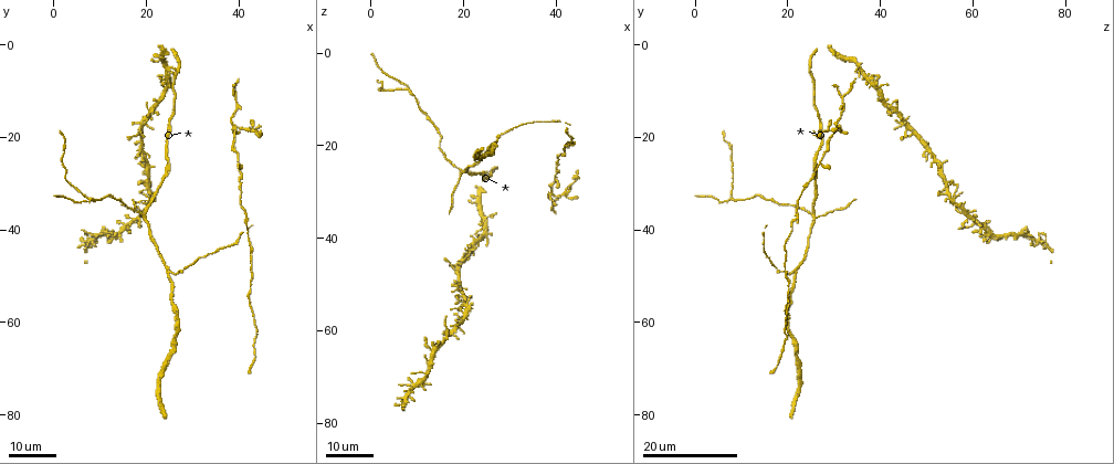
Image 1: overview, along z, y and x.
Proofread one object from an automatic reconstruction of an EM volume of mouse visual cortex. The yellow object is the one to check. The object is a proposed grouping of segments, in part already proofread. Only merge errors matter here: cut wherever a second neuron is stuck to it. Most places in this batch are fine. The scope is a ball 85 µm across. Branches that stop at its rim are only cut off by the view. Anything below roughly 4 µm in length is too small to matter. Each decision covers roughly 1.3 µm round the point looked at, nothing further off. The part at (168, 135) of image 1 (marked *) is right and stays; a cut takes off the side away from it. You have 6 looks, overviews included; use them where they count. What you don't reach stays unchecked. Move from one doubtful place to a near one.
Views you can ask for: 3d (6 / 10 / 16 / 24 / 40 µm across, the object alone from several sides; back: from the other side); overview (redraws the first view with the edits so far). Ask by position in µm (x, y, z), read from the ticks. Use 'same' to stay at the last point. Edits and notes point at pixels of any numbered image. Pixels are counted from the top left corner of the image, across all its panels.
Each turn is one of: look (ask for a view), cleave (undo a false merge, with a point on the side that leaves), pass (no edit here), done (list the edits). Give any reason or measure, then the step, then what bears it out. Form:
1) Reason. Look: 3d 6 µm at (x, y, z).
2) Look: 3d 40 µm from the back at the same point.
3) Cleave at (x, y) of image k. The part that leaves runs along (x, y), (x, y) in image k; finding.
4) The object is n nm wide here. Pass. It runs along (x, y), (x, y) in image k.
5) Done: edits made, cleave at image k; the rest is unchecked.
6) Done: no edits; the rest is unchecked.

Three arms meet. Look: 3d 24 µm at (25.0, 49.5, 21.5).

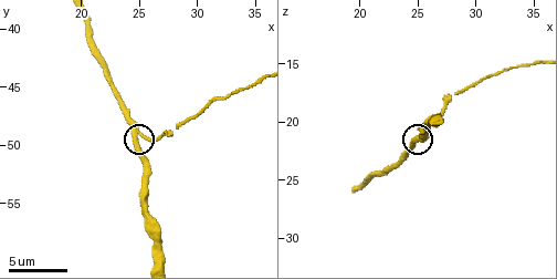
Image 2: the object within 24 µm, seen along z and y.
Look: 3d 10 µm at the same point.

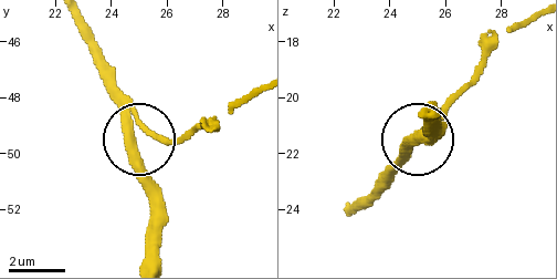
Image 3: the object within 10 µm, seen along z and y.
The object is 280 nm wide here. Pass. It runs along (72, 19), (132, 140), (148, 216) in image 3; one neuron here.

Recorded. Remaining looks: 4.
Four arms meet. Look: 3d 24 µm at (40.0, 17.5, 31.0).

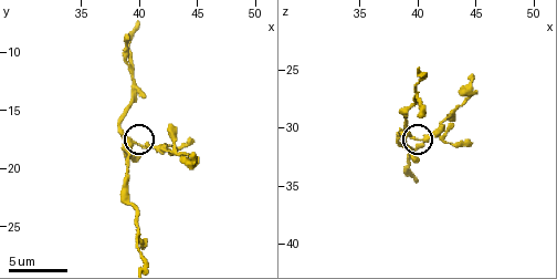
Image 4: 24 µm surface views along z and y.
Look: 3d 6 µm at (39.6, 17.6, 30.8).

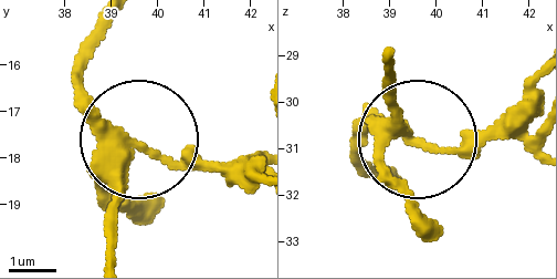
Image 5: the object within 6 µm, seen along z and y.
The object is 220 nm wide here. Cleave at (199, 163) of image 5. The part that leaves runs along (135, 148), (250, 172) in image 5; a second neuron is stuck on.

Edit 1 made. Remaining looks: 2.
Done: edits made, cleave at image 5; the rest is unchecked.

